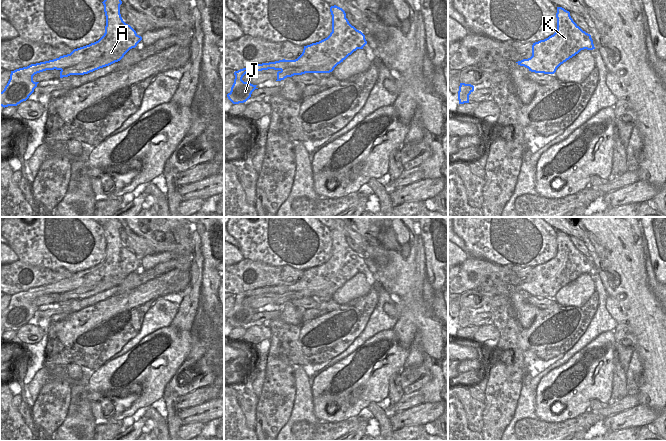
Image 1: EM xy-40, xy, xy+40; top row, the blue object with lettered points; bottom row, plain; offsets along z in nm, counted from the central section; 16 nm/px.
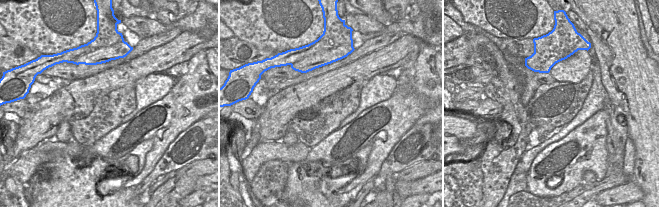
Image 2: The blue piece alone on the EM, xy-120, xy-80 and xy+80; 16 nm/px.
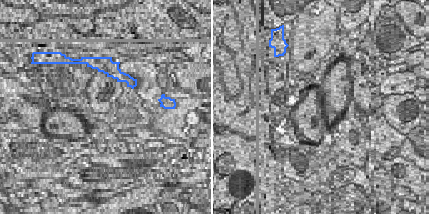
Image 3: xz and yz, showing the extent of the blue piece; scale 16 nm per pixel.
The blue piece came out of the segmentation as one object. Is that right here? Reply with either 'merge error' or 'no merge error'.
merge error

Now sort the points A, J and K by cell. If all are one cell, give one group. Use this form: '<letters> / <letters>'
A / J K

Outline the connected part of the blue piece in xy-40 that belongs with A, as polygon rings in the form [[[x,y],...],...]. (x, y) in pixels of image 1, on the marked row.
[[[106,52],[100,57],[85,60],[73,67],[61,69],[60,78],[68,77],[70,75],[80,75],[80,72],[83,70],[89,70],[91,72],[96,68],[102,67],[103,63],[111,61],[113,64],[120,61],[124,57],[124,55],[124,53],[119,52]]]

